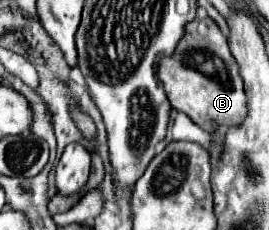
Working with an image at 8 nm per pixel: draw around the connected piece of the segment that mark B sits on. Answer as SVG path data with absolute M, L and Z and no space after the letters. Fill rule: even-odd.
M193 19L185 27L185 35L179 41L171 57L163 57L159 63L159 79L171 105L189 115L205 131L215 131L227 125L237 125L245 117L245 93L243 81L235 59L227 47L227 39L219 31L213 19L199 21Z

